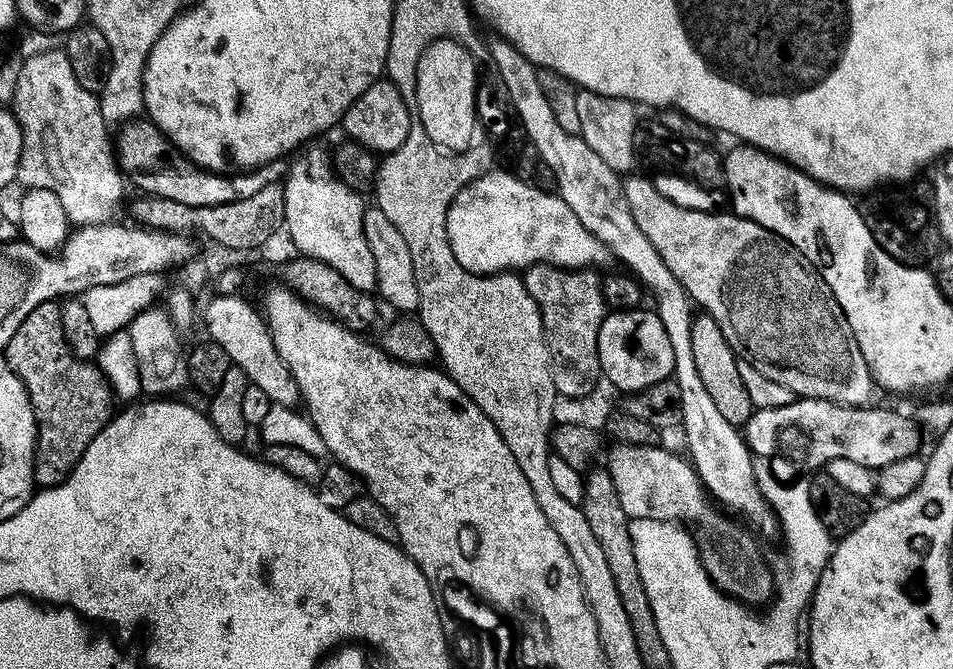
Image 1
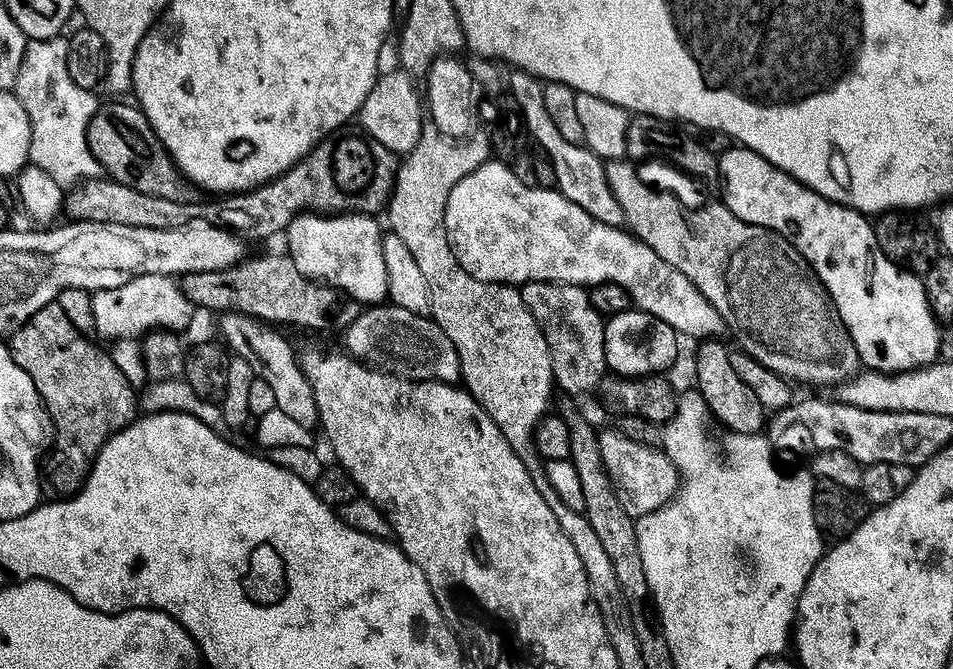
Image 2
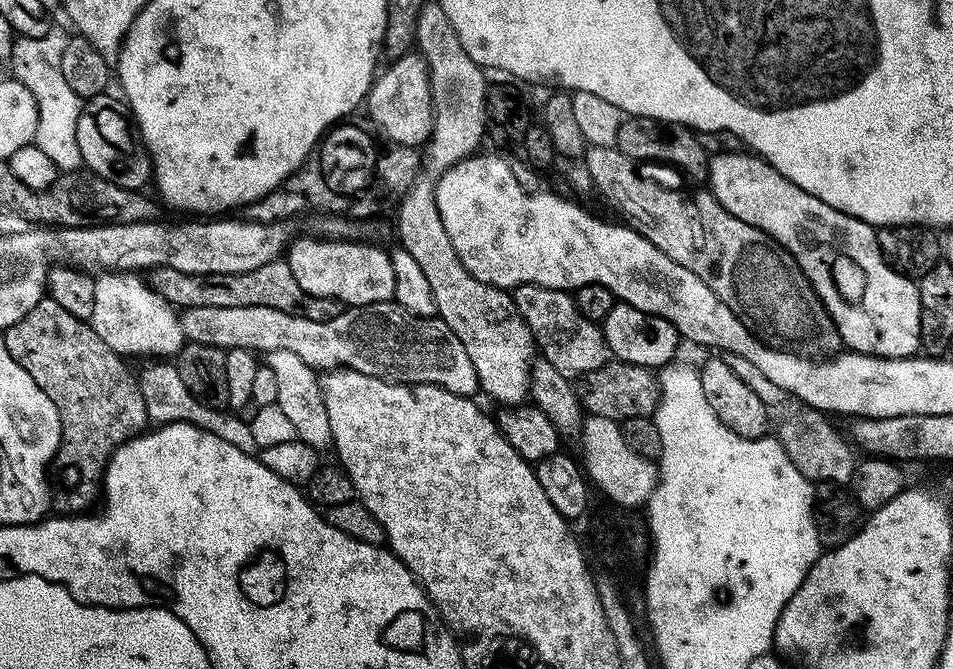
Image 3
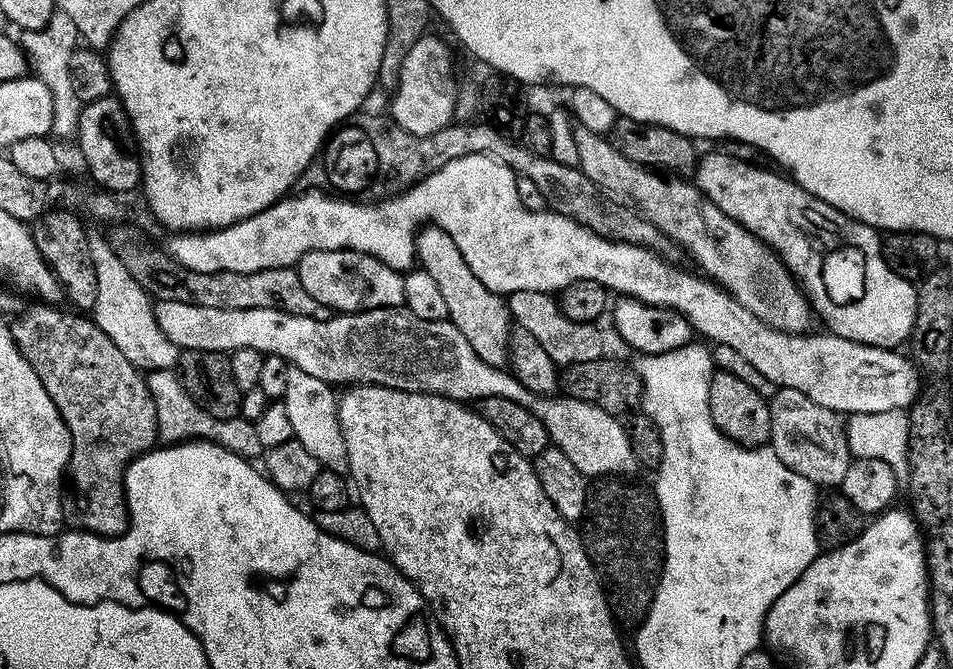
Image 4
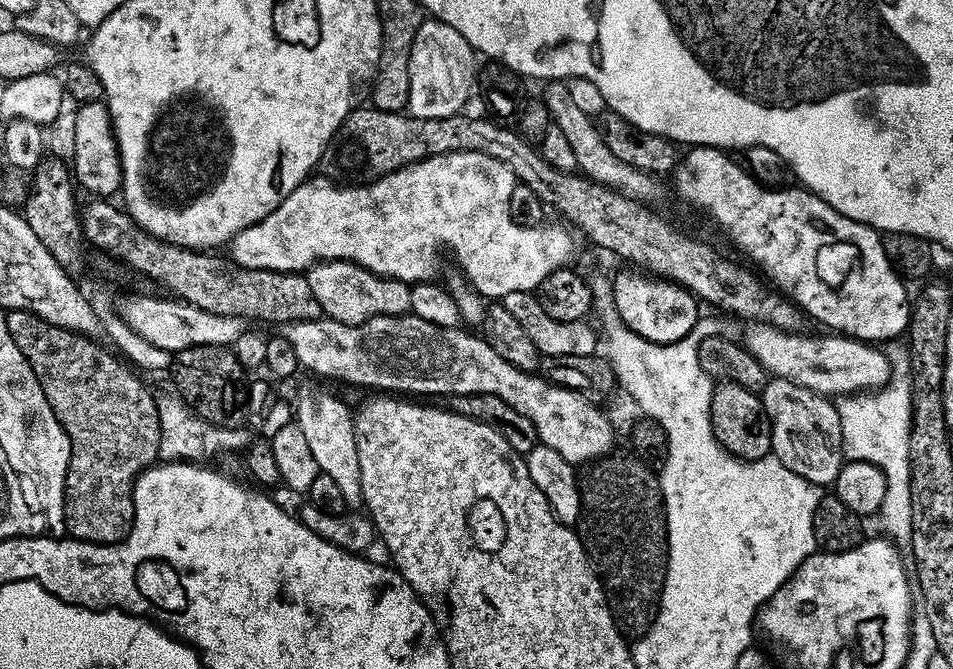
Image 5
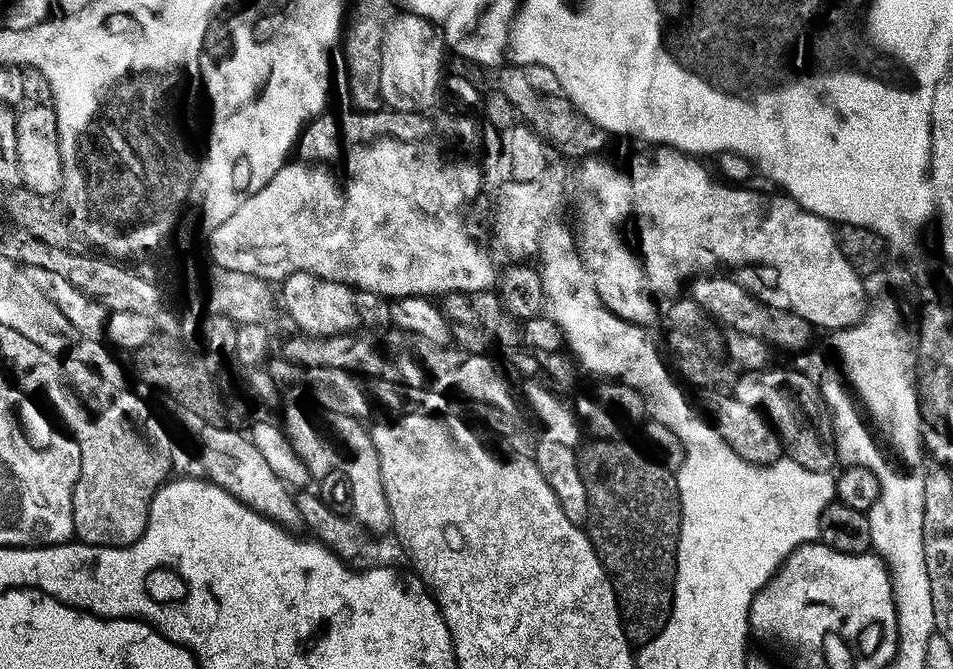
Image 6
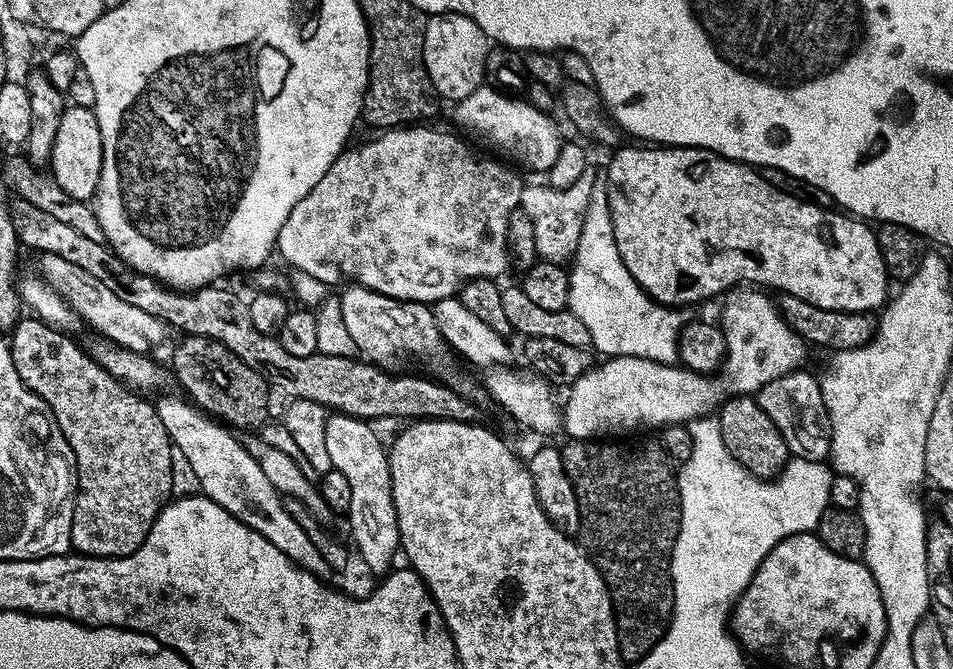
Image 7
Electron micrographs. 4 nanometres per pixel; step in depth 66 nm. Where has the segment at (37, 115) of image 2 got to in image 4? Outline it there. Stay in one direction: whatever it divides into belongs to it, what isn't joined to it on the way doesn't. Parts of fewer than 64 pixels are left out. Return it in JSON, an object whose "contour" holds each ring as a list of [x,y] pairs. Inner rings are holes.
{"contour":[[[55,9],[46,27],[38,31],[22,30],[18,36],[21,48],[28,58],[29,65],[36,78],[50,90],[51,97],[54,98],[54,120],[52,122],[51,133],[62,138],[70,139],[77,133],[78,122],[82,103],[74,96],[74,91],[70,86],[69,64],[73,52],[78,49],[80,35],[74,22],[71,21],[70,14],[65,11]]]}

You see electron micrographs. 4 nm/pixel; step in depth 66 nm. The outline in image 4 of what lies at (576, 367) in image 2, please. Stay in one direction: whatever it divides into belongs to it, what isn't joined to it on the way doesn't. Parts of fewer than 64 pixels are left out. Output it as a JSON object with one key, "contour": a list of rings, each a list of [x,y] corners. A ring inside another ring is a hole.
{"contour":[[[518,290],[507,293],[508,312],[521,328],[530,330],[535,341],[546,350],[557,366],[594,362],[605,355],[604,340],[595,323],[579,324],[562,314],[555,295],[538,290]]]}

